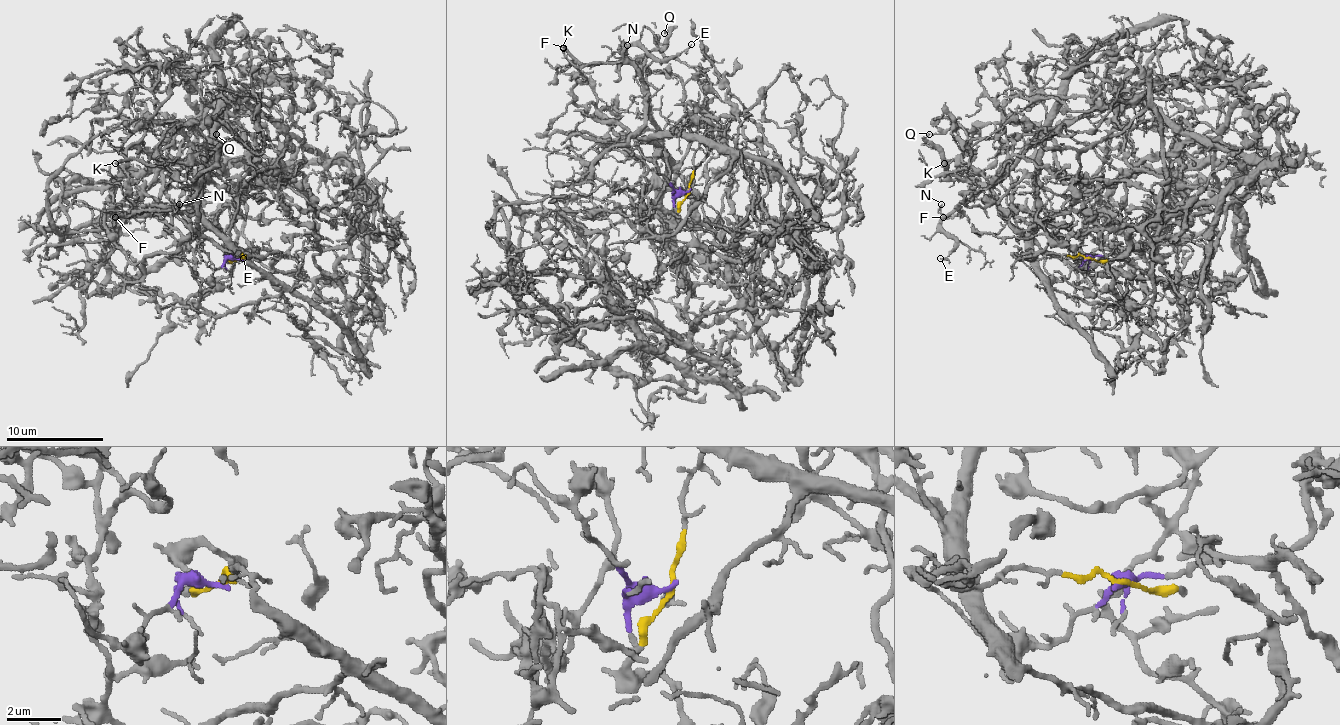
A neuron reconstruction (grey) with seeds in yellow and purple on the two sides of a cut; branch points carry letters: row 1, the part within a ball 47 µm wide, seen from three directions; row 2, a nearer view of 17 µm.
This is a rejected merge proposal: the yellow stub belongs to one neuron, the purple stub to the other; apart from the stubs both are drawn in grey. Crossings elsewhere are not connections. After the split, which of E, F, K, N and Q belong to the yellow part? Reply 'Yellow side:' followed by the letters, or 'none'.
Yellow side: E, F, K, N, Q

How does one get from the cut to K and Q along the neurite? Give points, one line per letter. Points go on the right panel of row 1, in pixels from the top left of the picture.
K: (1087, 259), (1034, 256), (1039, 140), (990, 181), (966, 181), (959, 174), (959, 160), (944, 162)
Q: (1087, 259), (1034, 256), (1032, 218), (1041, 143), (1036, 140), (990, 181), (959, 179), (925, 138), (930, 133)

